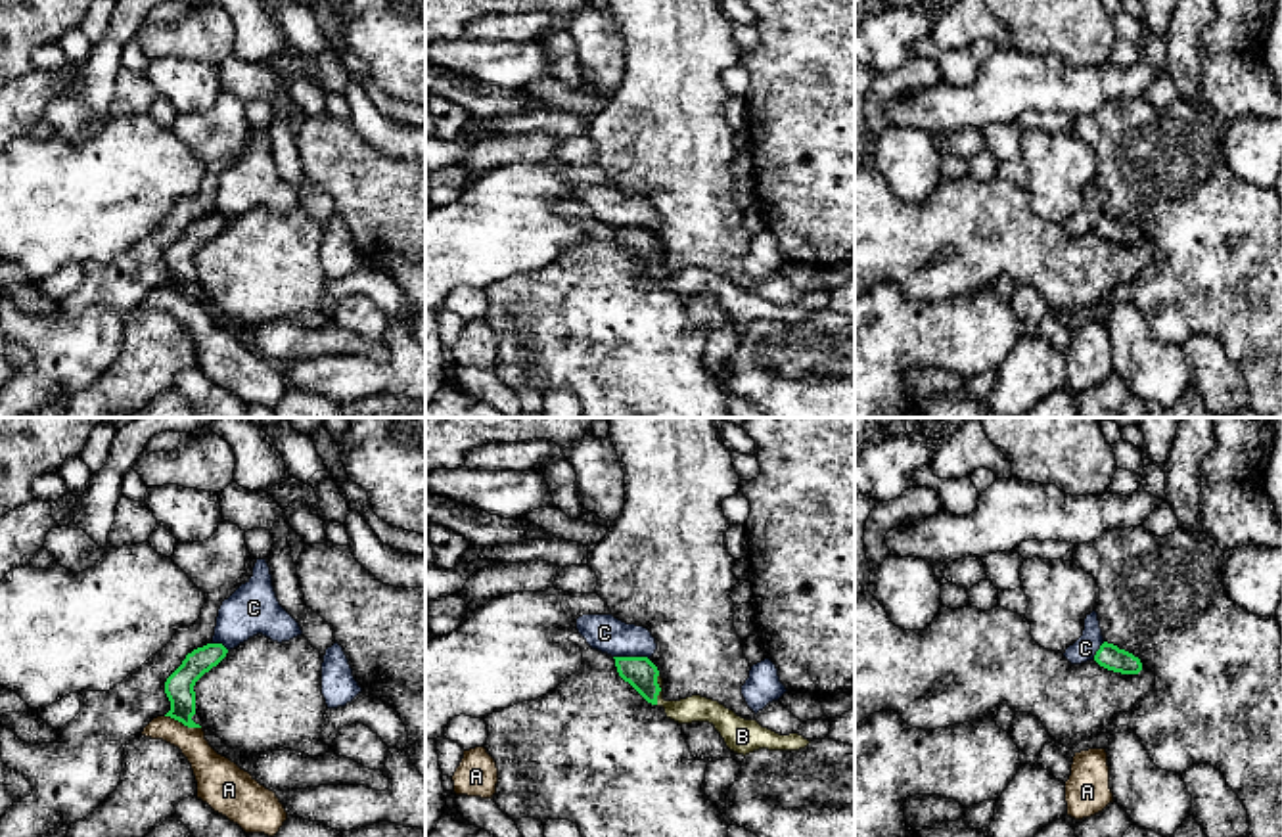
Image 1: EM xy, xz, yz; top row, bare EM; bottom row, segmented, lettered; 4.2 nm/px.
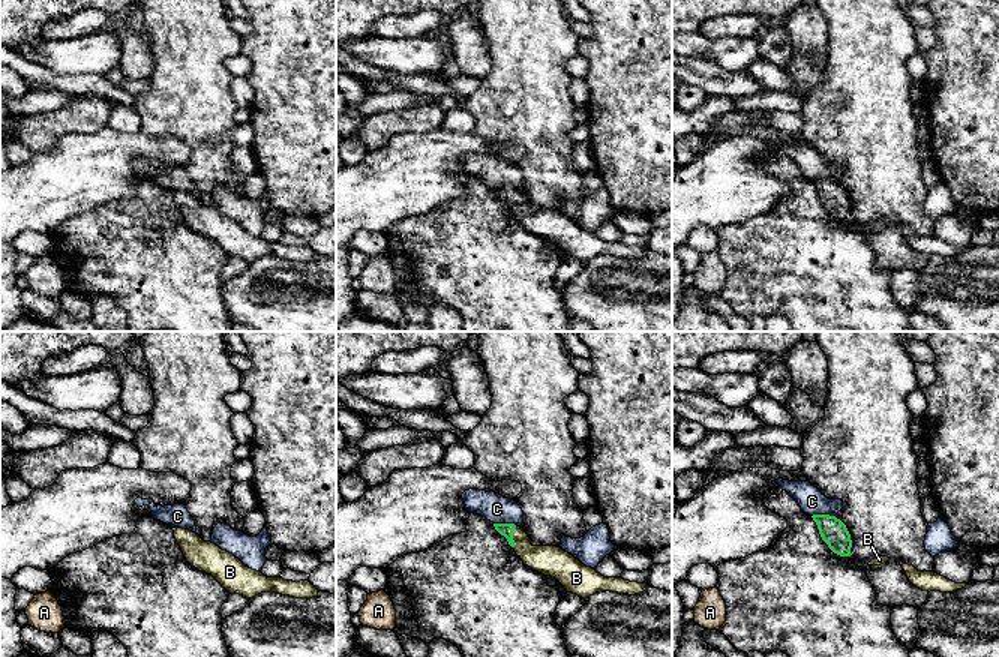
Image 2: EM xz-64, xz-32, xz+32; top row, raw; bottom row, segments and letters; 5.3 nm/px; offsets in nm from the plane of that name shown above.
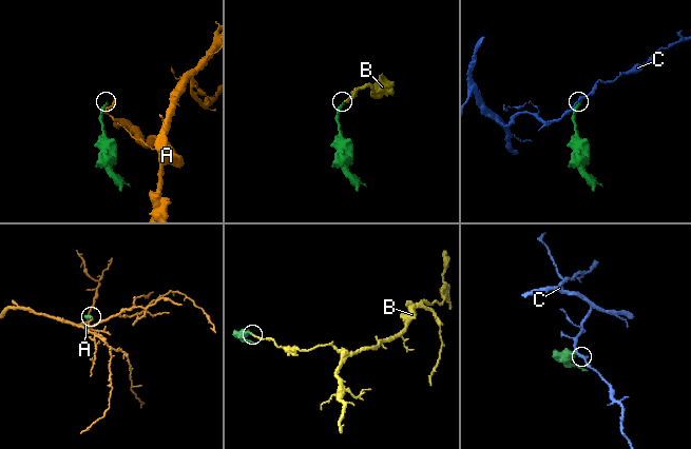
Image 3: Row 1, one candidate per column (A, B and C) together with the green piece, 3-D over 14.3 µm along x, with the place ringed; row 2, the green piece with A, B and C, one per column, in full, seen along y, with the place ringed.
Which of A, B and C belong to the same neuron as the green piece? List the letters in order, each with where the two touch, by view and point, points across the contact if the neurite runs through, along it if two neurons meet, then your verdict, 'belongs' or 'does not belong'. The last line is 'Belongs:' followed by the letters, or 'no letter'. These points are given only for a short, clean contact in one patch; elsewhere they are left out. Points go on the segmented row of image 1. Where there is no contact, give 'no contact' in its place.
A: xy (183, 723) | along xy (165, 715), (200, 728) | does not belong
B: xz (660, 690) | across xz (640, 673), (660, 690), (673, 709), (692, 709) | belongs
C: xz (631, 657) | does not belong
Belongs: B

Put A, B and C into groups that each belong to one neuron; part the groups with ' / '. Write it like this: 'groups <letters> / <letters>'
groups A / B / C

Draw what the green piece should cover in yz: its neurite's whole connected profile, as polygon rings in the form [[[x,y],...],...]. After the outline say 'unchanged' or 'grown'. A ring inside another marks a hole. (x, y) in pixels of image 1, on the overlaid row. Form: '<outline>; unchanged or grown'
[[[1108,642],[1100,645],[1094,661],[1104,668],[1121,674],[1138,674],[1142,670],[1142,663],[1138,657]]]; unchanged

